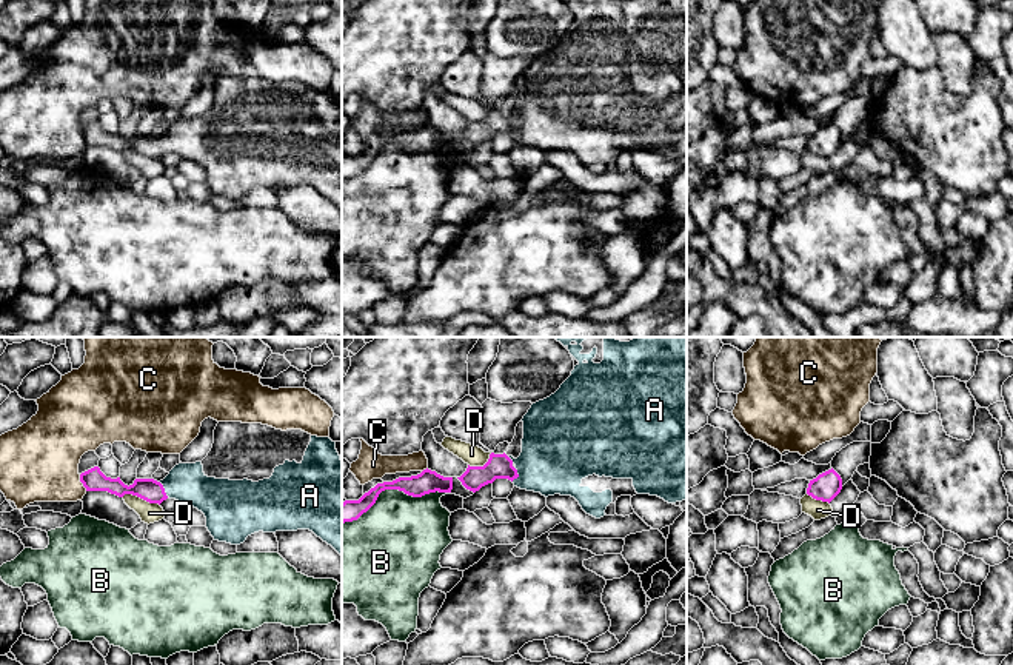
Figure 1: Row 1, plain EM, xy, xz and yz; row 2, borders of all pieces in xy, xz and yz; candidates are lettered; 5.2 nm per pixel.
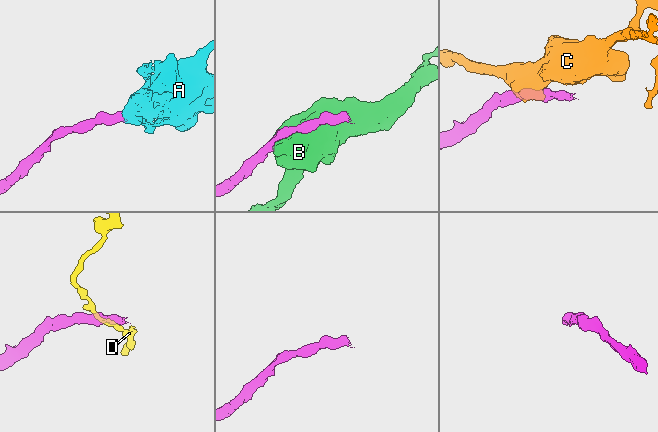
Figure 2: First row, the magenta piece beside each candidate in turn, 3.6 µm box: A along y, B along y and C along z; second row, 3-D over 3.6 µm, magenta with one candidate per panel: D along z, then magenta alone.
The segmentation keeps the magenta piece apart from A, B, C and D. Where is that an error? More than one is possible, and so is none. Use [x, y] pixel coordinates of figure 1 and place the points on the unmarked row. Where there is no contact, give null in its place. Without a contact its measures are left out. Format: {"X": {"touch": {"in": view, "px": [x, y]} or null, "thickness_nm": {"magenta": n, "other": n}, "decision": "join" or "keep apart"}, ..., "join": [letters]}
{"A": {"touch": {"in": "xy", "px": [163, 145]}, "thickness_nm": {"magenta": 120, "other": 200}, "decision": "join"}, "B": {"touch": {"in": "xz", "px": [393, 143]}, "thickness_nm": {"magenta": 120, "other": 420}, "decision": "keep apart"}, "C": {"touch": {"in": "xy", "px": [82, 137]}, "thickness_nm": {"magenta": 120, "other": 420}, "decision": "keep apart"}, "D": {"touch": {"in": "xy", "px": [140, 153]}, "thickness_nm": {"magenta": 120, "other": 110}, "decision": "keep apart"}, "join": ["A"]}

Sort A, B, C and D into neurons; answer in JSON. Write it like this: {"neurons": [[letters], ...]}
{"neurons": [["A"], ["B"], ["C"], ["D"]]}

